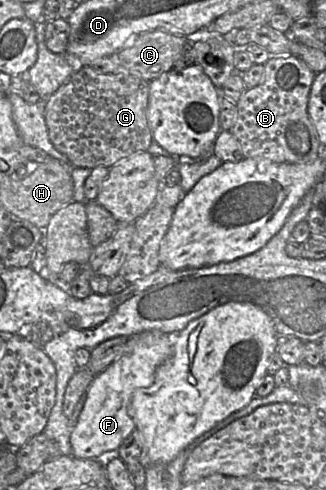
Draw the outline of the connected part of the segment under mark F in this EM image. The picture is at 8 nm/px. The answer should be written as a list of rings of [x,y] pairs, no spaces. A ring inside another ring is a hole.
[[[145,331],[129,336],[122,354],[105,370],[97,374],[87,389],[87,398],[70,434],[72,456],[99,459],[104,453],[117,450],[136,429],[128,414],[133,393],[154,383],[156,369],[173,352],[173,336],[160,331]]]

